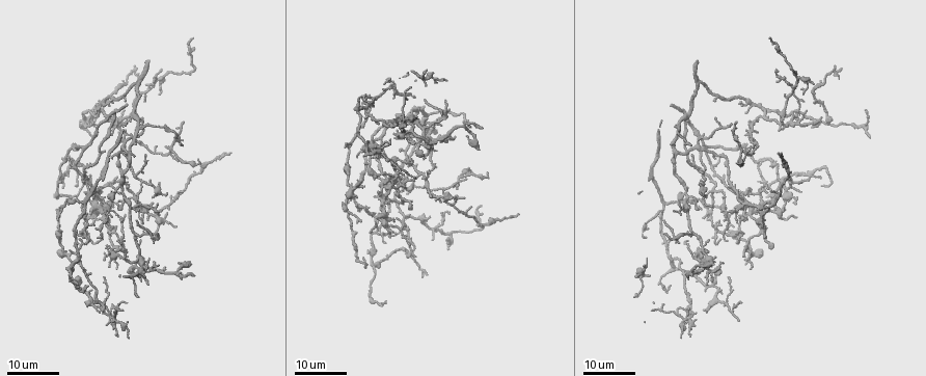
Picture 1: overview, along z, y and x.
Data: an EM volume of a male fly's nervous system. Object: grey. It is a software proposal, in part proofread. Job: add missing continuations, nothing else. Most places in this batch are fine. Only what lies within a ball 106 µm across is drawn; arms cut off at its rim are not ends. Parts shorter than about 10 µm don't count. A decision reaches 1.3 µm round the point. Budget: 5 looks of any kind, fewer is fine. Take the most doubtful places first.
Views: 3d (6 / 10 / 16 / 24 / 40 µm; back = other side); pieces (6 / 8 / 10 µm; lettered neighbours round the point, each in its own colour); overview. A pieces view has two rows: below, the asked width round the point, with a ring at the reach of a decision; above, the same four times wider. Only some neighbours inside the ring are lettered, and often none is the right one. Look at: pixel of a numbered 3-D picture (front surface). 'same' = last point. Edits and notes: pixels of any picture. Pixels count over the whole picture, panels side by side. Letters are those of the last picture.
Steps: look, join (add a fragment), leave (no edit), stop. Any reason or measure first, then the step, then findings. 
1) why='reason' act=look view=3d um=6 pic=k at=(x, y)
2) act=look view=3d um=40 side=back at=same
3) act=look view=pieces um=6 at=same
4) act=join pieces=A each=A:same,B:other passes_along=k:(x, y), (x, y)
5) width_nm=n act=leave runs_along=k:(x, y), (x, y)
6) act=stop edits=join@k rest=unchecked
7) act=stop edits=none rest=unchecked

why='branch stops here' act=look view=3d um=24 pic=1 at=(183, 144)

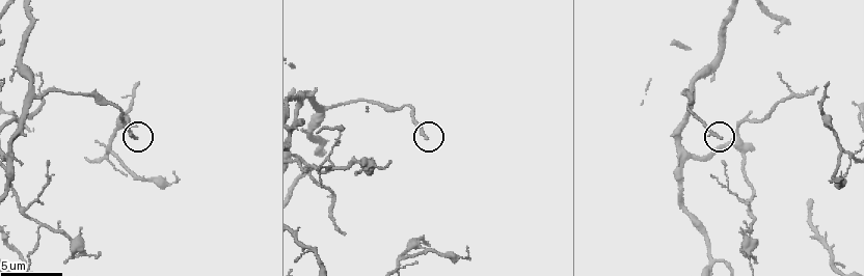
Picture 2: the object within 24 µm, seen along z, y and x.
act=look view=pieces um=10 pic=2 at=(721, 136)

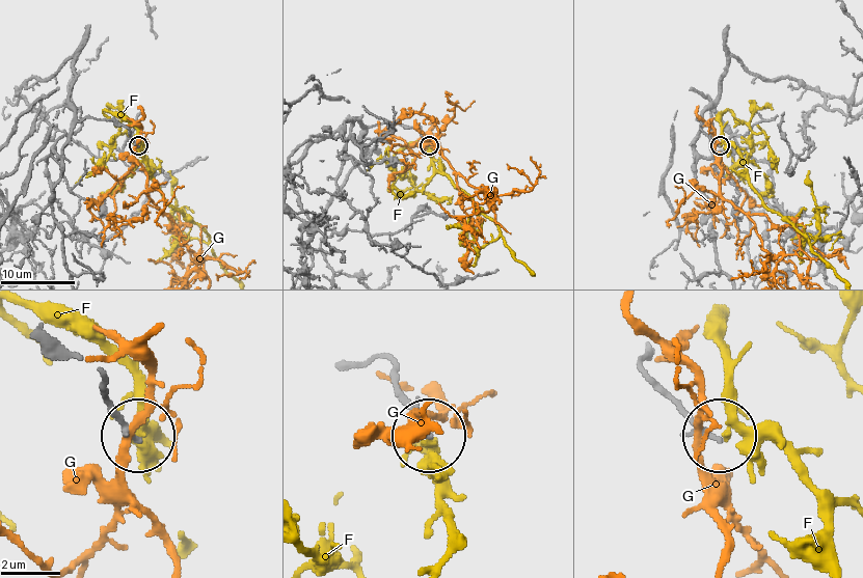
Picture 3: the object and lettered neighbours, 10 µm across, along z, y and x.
act=leave each=F:other,G:other found='none of them fits'

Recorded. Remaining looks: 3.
why='tapers out' act=look view=3d um=24 pic=1 at=(362, 220)

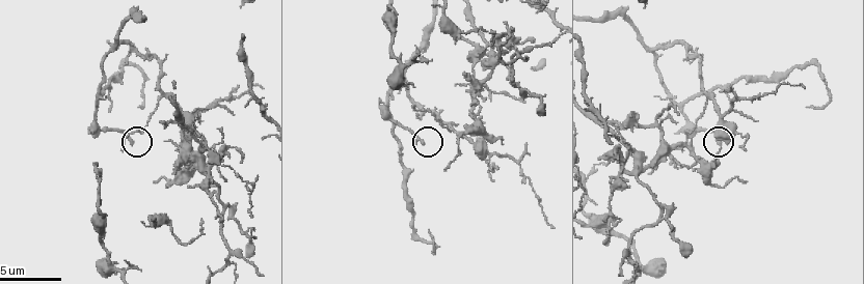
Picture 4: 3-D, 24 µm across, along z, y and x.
act=look view=pieces um=10 pic=4 at=(719, 141)

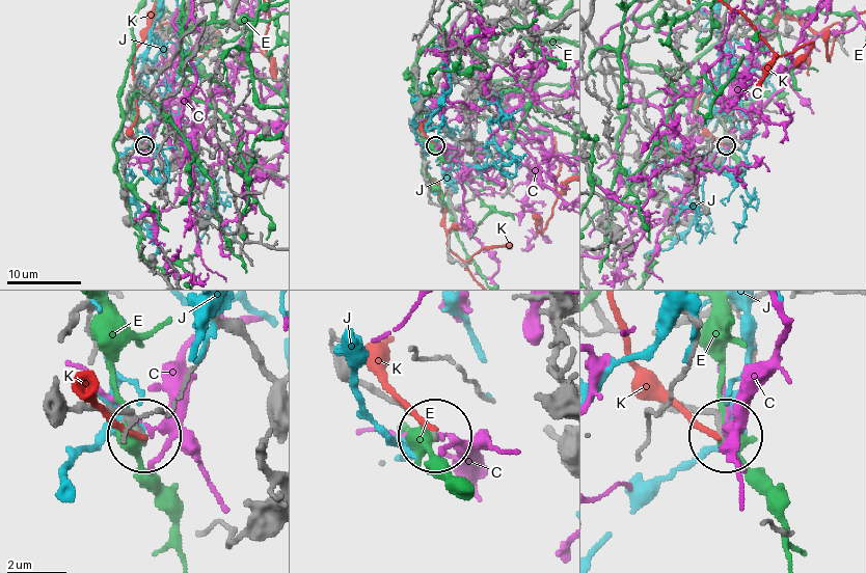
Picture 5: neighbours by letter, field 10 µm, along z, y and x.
act=leave each=C:other,E:other,J:other,K:other runs_along=5:(59, 392), (79, 407), (116, 409), (143, 434) found='no lettered fragment goes on from it'

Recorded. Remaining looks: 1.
why='free end' act=look view=pieces um=6 pic=4 at=(601, 158)

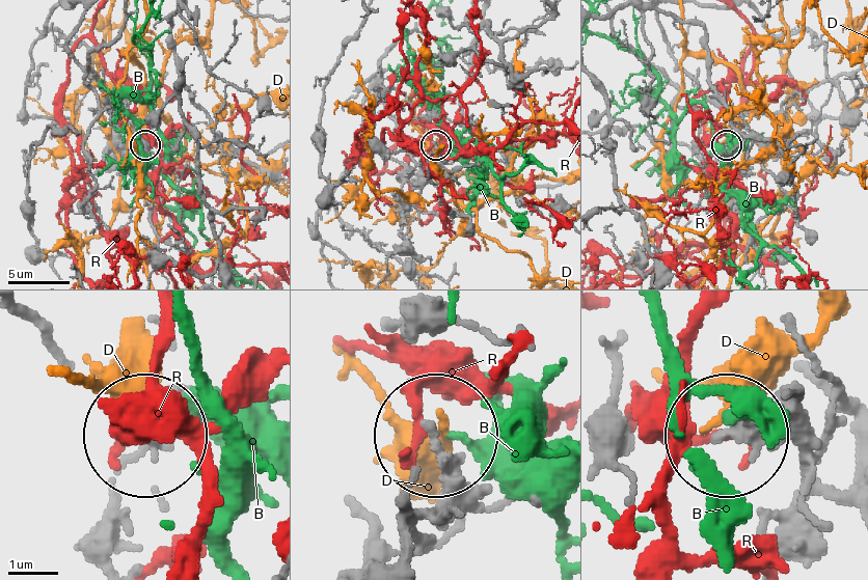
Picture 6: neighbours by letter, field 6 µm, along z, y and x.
act=leave each=B:other,D:other,R:other found='none of them fits'

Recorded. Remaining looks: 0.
act=stop edits=none rest=unchecked

